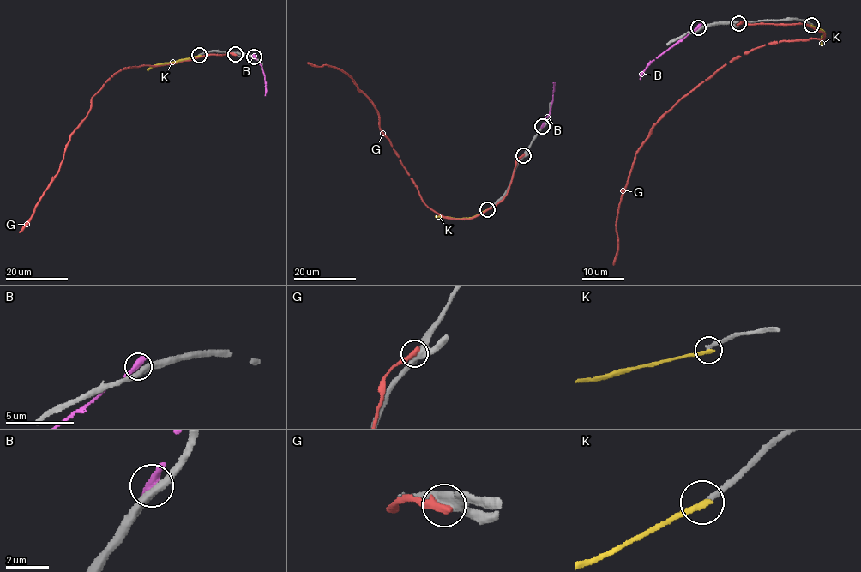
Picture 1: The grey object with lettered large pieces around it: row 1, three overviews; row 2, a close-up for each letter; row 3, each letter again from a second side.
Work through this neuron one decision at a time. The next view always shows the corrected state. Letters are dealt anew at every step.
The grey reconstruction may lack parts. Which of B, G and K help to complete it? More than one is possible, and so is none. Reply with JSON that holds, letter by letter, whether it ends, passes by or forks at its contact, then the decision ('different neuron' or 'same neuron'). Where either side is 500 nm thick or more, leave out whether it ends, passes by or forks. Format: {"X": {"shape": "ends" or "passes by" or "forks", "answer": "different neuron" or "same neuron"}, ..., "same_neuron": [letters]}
{"B": {"answer": "different neuron"}, "G": {"shape": "ends", "answer": "different neuron"}, "K": {"shape": "ends", "answer": "different neuron"}, "same_neuron": []}

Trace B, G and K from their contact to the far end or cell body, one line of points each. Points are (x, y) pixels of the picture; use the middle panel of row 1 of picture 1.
B: (543, 126), (550, 113), (552, 82)
G: (523, 155), (494, 206), (470, 219), (438, 214), (352, 78), (308, 63)
K: (487, 209), (465, 219), (435, 216)

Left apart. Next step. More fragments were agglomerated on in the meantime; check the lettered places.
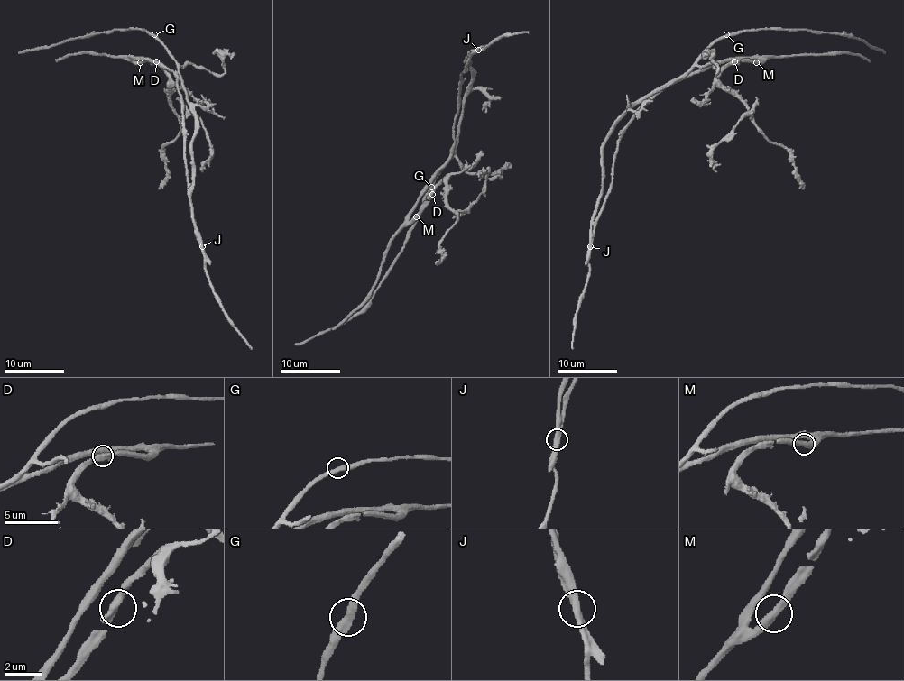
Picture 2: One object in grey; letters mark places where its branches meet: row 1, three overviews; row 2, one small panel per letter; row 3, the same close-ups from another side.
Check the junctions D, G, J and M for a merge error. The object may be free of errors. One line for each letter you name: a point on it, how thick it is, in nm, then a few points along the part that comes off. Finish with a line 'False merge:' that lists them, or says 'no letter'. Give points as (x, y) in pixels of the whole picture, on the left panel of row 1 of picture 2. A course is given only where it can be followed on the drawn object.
J: Place: (202, 246). Thickness 400 nm. Course of the part to remove: (201, 245), (190, 208), (194, 110), (188, 103), (179, 63), (158, 41), (147, 30), (116, 29), (19, 52)
False merge: J

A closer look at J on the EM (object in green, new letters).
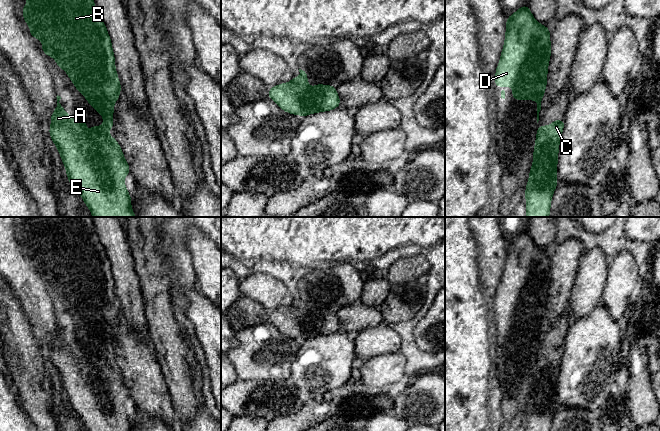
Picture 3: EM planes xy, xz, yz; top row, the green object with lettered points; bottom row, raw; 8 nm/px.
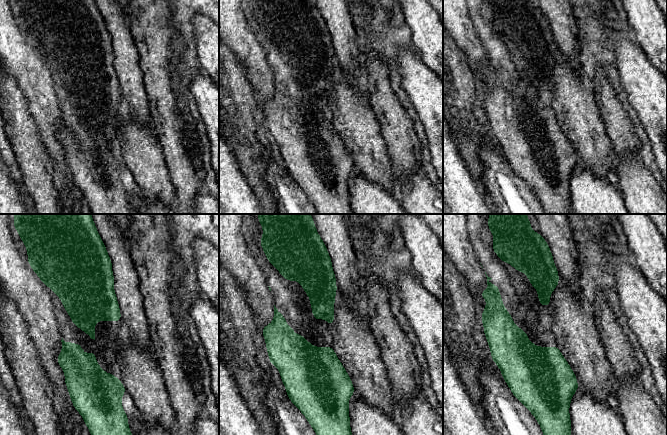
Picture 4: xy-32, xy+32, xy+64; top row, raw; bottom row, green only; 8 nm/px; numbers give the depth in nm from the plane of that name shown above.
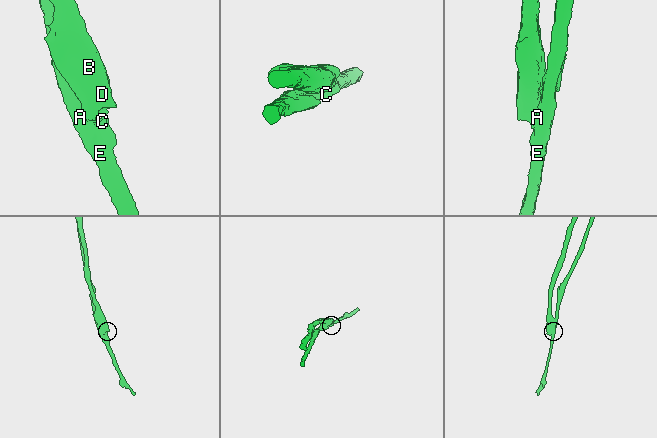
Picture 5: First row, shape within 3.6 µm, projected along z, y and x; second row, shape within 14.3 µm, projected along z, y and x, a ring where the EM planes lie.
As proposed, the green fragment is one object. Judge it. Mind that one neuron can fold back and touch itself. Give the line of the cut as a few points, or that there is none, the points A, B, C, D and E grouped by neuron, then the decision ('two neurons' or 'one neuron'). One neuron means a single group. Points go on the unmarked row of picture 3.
cut xy (102, 350), (107, 356); groups A C E / B D; two neurons

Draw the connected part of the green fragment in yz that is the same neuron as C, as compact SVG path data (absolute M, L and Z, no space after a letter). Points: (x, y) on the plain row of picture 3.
M554 344L552 348L548 350L539 350L537 353L533 389L530 393L525 414L526 431L551 431L551 423L558 407L558 375L564 348L564 344Z

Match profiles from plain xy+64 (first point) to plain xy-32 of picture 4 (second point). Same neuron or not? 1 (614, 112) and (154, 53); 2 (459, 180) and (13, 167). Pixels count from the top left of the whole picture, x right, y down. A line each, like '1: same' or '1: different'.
1: same
2: different

